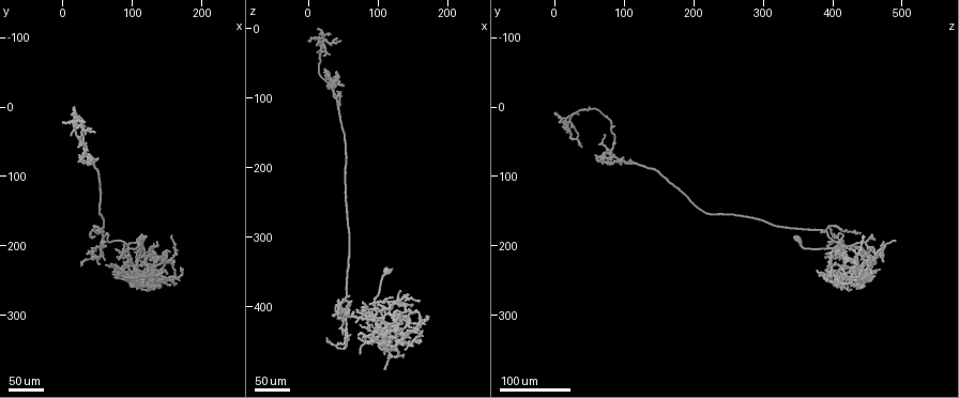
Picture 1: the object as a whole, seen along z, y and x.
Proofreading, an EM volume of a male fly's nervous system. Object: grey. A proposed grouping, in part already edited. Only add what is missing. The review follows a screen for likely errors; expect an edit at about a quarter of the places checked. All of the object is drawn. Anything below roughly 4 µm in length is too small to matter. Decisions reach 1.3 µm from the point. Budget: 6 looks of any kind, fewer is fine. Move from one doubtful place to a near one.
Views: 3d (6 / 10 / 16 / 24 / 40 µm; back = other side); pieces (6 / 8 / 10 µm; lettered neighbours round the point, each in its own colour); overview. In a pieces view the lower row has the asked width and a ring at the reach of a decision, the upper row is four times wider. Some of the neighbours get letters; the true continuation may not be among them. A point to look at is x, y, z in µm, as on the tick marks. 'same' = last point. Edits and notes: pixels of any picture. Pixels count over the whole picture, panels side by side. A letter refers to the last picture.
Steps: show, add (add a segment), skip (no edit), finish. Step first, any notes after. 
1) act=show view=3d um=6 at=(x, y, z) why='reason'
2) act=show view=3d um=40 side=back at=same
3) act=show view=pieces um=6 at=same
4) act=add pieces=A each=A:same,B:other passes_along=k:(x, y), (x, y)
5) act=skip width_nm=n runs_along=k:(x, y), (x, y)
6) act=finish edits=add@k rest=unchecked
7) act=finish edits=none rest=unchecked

act=show view=3d um=24 at=(35, 80, 75) why='an open end'

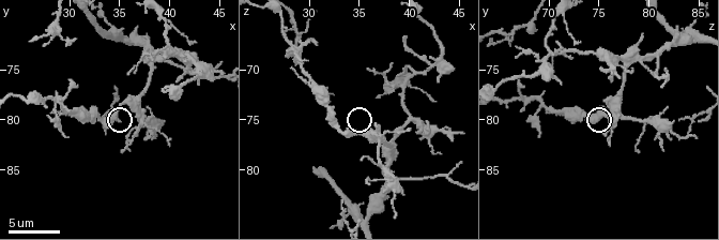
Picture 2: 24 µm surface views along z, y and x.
act=show view=pieces um=10 at=(36.8, 81.2, 75.6) why='see the neighbours'

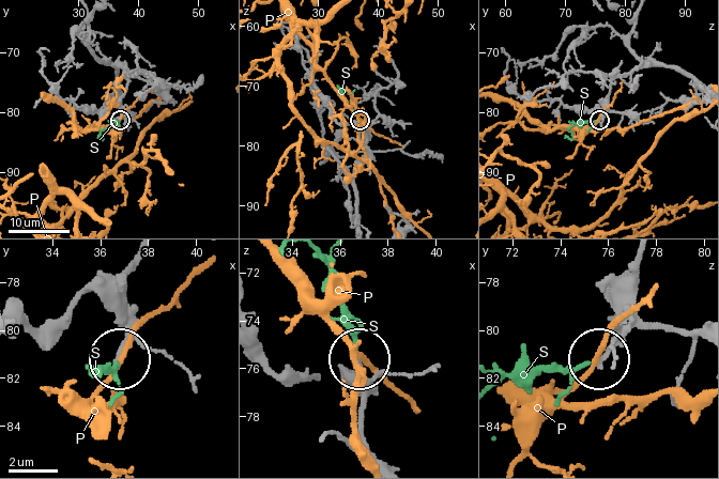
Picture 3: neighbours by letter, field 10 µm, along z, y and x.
act=add pieces=S each=P:other,S:same found='the cell continues'

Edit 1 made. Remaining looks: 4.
act=show view=3d um=40 at=(15, 15, 10) why='an open end'

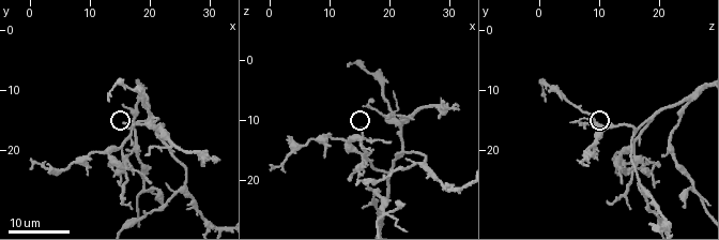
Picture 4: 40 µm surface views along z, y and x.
act=show view=pieces um=8 at=(17.0, 16.0, 7.0)

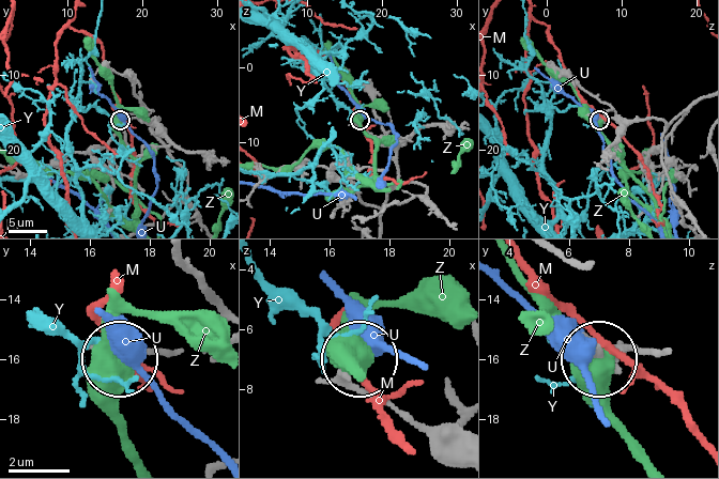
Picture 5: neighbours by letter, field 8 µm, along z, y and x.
act=skip each=M:other,U:other,Y:other,Z:other runs_along=5:(666, 351), (603, 346), (601, 356) found='no lettered segment goes on from it'

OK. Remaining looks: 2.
act=show view=3d um=40 at=(150, 245, 445) why='an open end'

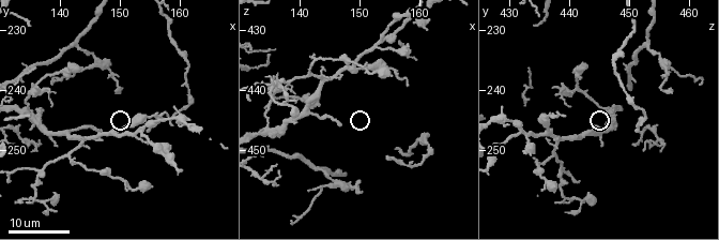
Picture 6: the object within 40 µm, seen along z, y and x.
act=show view=pieces um=6 at=(147.0, 247.0, 446.0) why='see the neighbours'

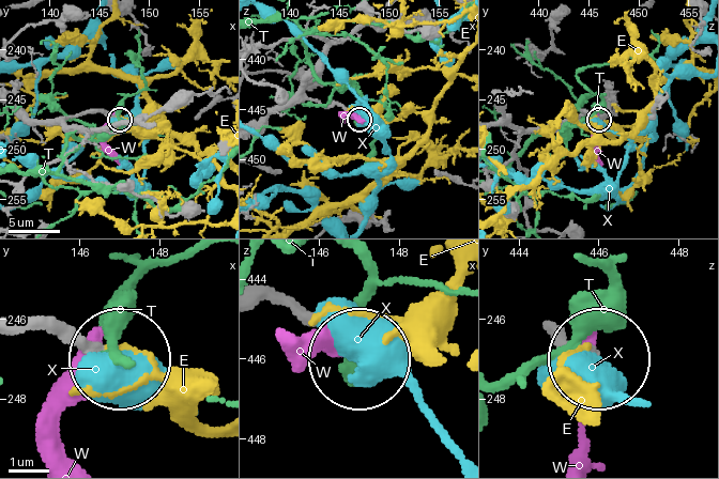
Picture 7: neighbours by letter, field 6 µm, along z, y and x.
act=skip each=E:other,T:other,W:other,X:other found='no lettered segment goes on from it'

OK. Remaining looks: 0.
act=finish edits=add@3 rest=unchecked

